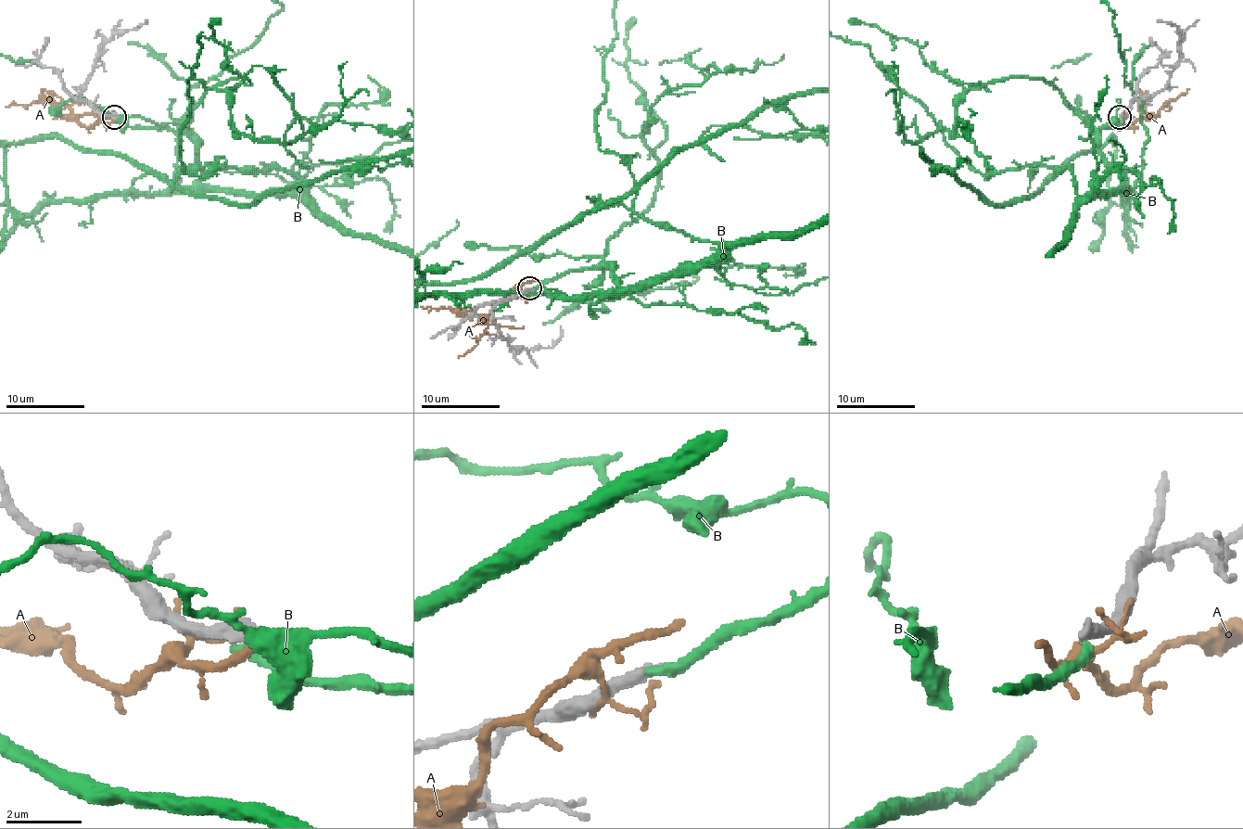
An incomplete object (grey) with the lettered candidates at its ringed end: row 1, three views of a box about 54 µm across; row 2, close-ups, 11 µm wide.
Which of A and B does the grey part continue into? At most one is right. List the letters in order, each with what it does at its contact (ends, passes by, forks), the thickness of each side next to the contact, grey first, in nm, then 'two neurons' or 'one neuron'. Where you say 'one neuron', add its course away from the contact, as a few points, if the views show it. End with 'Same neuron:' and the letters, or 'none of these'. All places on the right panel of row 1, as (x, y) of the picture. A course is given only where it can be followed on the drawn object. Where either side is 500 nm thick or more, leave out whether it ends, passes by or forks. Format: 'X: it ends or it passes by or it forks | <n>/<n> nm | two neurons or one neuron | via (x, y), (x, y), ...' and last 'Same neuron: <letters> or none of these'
A: it passes by | 360/140 nm | two neurons
B: it ends | 400/340 nm | two neurons
Same neuron: none of these

